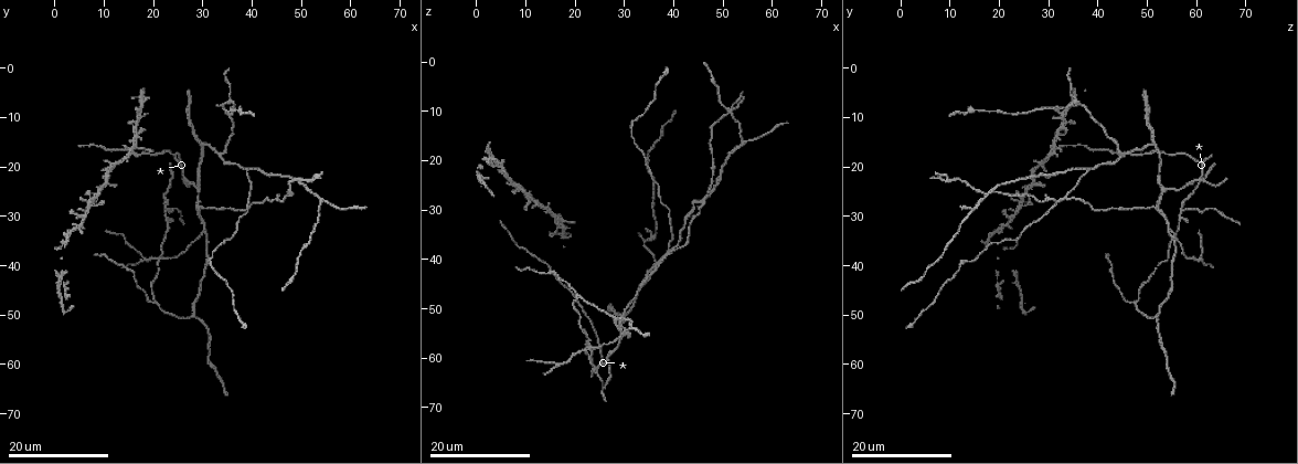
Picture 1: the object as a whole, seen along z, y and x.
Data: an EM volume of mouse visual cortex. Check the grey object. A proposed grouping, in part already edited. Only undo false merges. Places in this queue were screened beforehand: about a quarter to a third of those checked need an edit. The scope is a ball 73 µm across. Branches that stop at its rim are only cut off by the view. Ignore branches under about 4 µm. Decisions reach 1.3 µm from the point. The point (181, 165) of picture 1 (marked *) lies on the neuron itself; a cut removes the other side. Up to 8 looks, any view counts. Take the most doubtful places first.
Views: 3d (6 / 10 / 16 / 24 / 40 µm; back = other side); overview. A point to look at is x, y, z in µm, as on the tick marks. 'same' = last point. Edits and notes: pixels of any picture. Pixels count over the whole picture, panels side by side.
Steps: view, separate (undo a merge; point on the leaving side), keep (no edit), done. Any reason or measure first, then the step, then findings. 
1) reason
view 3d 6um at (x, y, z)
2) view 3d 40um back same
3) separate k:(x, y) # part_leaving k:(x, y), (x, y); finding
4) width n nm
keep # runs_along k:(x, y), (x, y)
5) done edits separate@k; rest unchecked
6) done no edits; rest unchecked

three-way junction
view 3d 16um at (22.5, 28.5, 57.0)

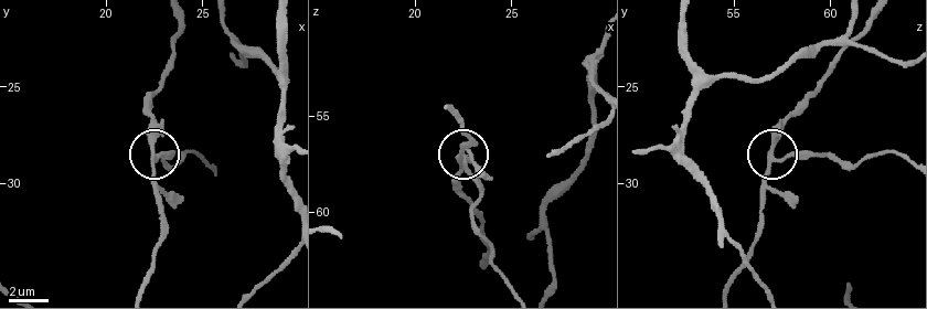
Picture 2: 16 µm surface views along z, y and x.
view 3d 10um at (22.6, 28.7, 57.0)

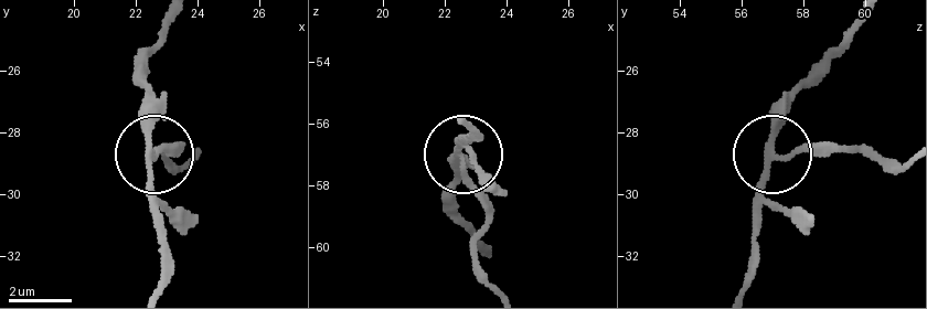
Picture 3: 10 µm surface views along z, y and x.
view 3d 10um back at (22.4, 28.7, 57.0)

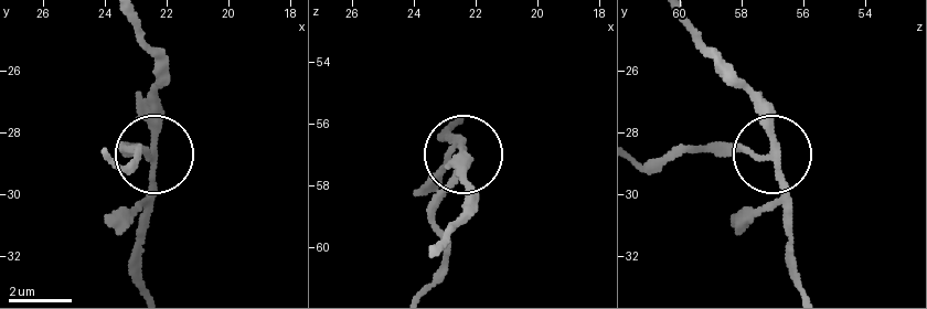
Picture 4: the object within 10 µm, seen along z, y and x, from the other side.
side_arm 13 um
separate 4:(128, 144) # part_leaving 4:(770, 153), (670, 153), (639, 161); two neurons meet here

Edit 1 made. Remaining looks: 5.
see it whole again
view overview

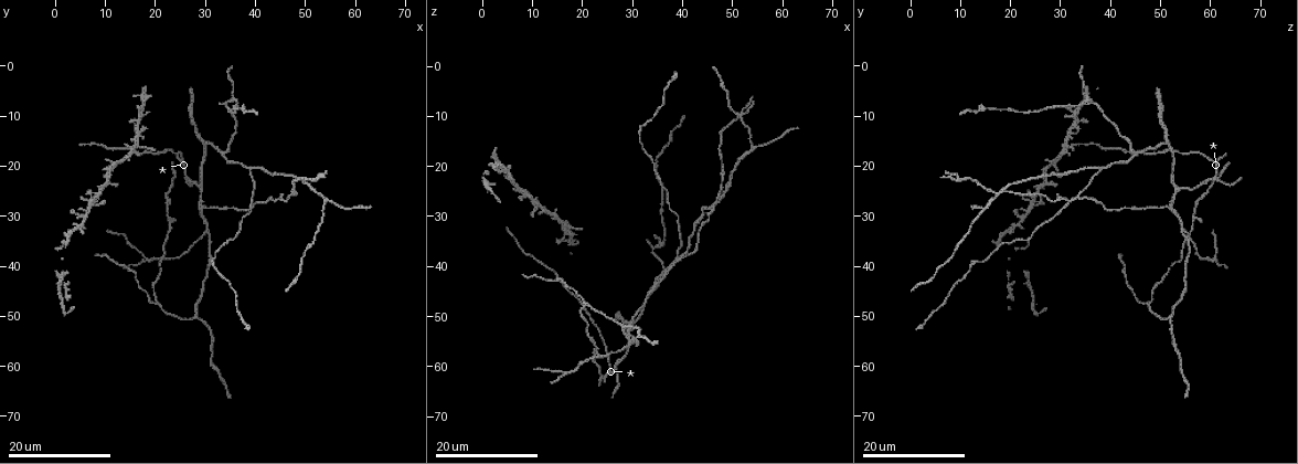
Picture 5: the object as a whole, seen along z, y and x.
a fork
view 3d 24um at (18.0, 39.0, 60.5)

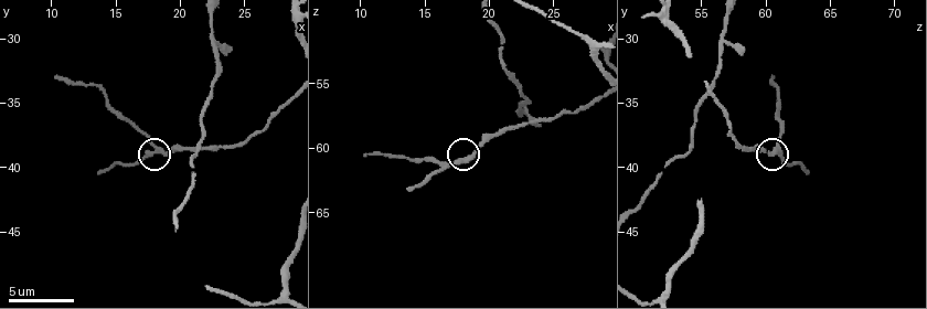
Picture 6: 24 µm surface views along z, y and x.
view 3d 6um at (18.2, 38.4, 60.8)

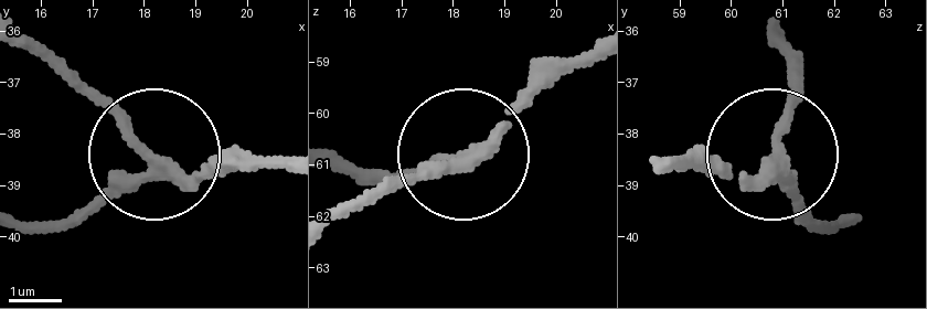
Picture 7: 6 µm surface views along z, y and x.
width 260 nm
keep # all the same neuron

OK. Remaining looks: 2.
side arm on a straight run
view 3d 16um at (30.5, 32.5, 54.0)

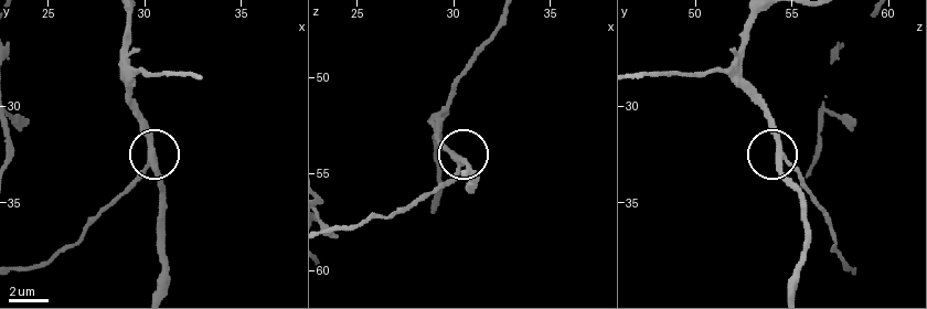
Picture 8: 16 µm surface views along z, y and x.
view 3d 6um at (30.5, 33.0, 54.5)

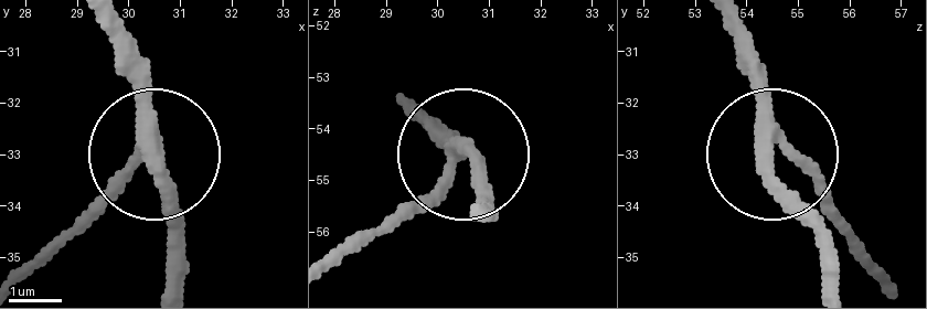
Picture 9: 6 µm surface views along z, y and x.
side_arm 27 um; arms 3
keep # continuous, no second neuron

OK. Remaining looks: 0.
done edits separate@4; rest unchecked

